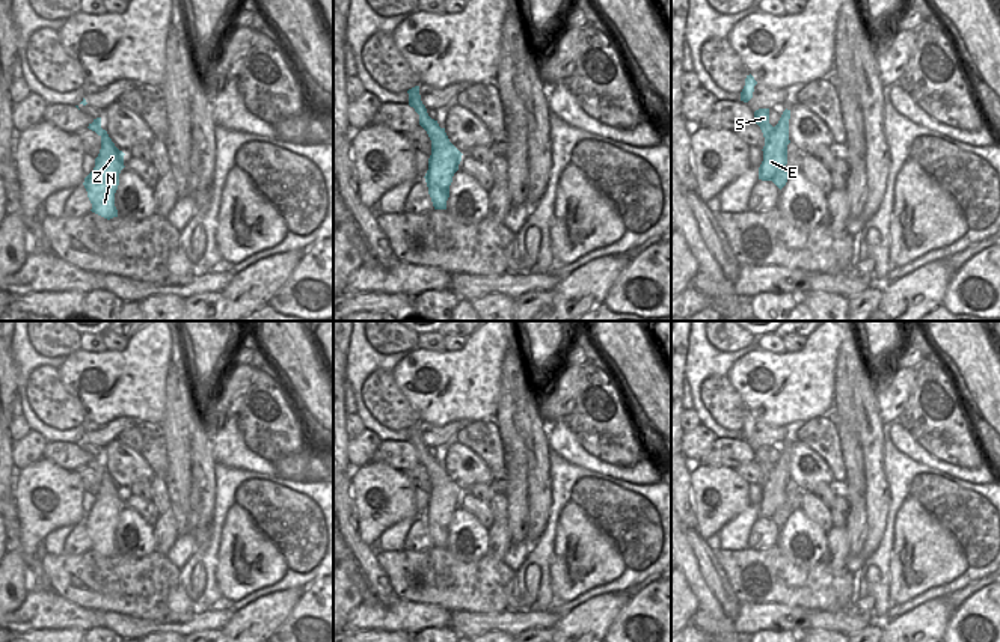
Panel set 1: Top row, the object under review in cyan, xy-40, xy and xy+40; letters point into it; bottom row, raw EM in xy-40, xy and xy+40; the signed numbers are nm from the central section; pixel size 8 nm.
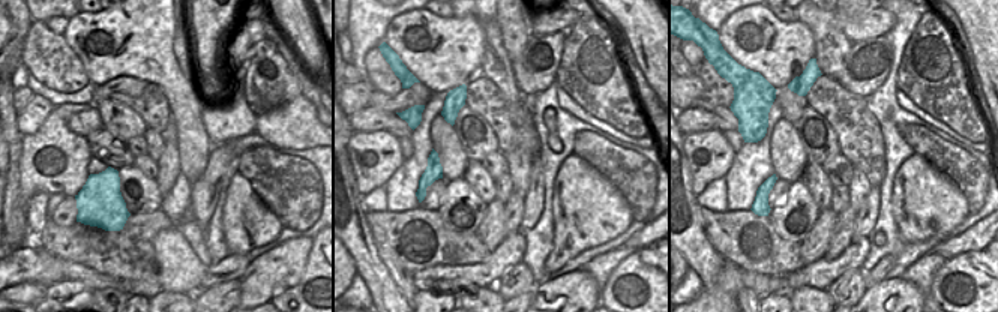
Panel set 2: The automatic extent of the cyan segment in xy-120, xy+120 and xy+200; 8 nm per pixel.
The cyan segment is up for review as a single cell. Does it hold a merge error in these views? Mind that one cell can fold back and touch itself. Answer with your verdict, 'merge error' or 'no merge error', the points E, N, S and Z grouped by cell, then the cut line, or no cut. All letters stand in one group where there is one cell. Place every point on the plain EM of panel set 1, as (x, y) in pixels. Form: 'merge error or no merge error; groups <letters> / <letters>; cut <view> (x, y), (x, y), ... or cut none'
merge error; groups E / N S Z; cut xy+40 (776, 464), (776, 469), (765, 481)

